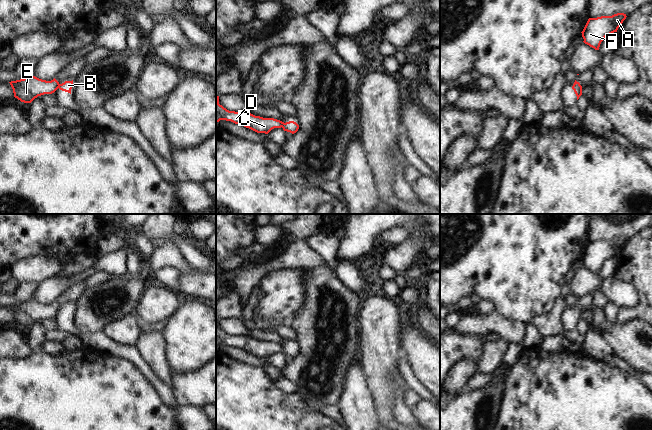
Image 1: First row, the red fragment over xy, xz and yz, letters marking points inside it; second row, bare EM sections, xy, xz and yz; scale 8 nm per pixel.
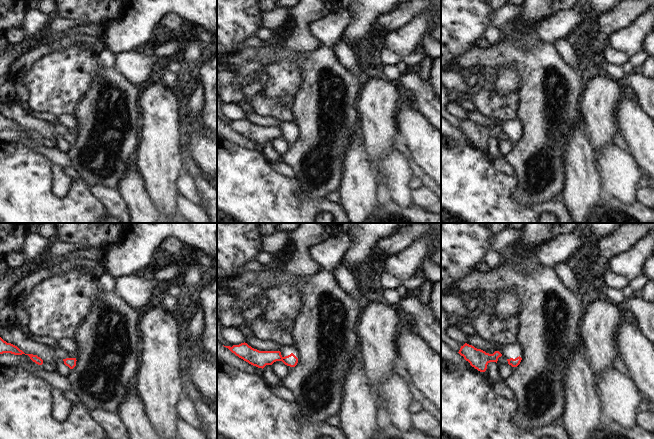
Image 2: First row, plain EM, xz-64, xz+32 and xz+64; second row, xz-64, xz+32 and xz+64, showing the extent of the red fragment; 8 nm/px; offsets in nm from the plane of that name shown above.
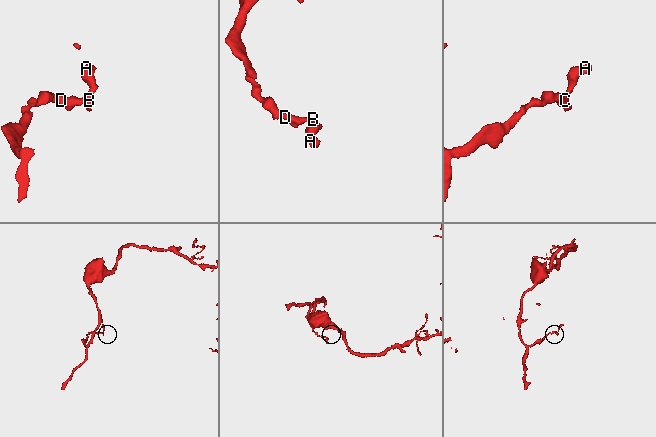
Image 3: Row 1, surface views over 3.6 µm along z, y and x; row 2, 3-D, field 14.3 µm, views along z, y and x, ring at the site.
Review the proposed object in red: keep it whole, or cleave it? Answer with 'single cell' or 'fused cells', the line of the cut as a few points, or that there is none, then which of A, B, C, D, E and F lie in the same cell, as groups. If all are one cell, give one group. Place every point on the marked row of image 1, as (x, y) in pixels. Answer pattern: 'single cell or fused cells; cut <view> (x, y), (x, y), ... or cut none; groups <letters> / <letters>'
fused cells; cut xy (60, 84), (58, 87); groups A B F / C D E

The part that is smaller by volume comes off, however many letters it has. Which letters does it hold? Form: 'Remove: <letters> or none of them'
Remove: A, B, F

